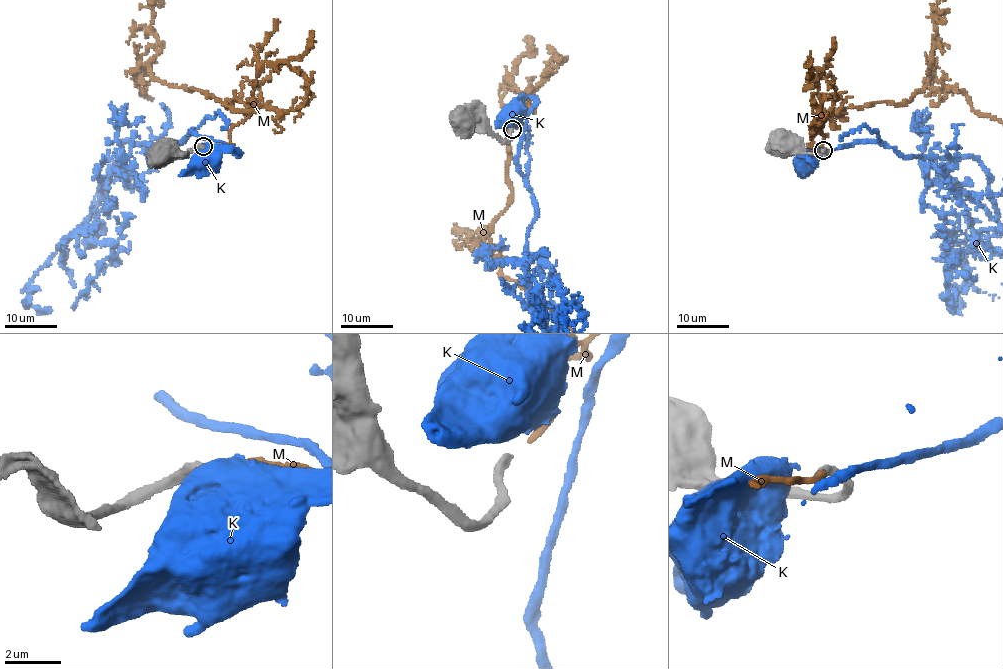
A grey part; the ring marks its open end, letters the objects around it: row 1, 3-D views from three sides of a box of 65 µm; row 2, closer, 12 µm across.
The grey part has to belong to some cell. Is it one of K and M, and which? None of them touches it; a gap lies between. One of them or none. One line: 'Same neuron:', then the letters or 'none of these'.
Same neuron: none of these

